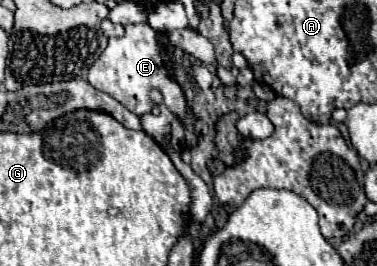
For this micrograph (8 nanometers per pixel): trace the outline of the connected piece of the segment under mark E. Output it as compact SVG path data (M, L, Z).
M147 24L125 26L125 36L109 38L107 48L101 52L101 56L95 60L95 64L89 68L89 84L97 90L111 94L117 102L121 102L127 110L131 110L137 116L151 112L149 92L155 88L163 94L163 104L179 120L185 120L187 110L189 110L187 98L183 94L183 88L177 84L177 80L173 76L169 76L169 64L171 64L171 56L165 48L161 48L157 30L153 30Z

